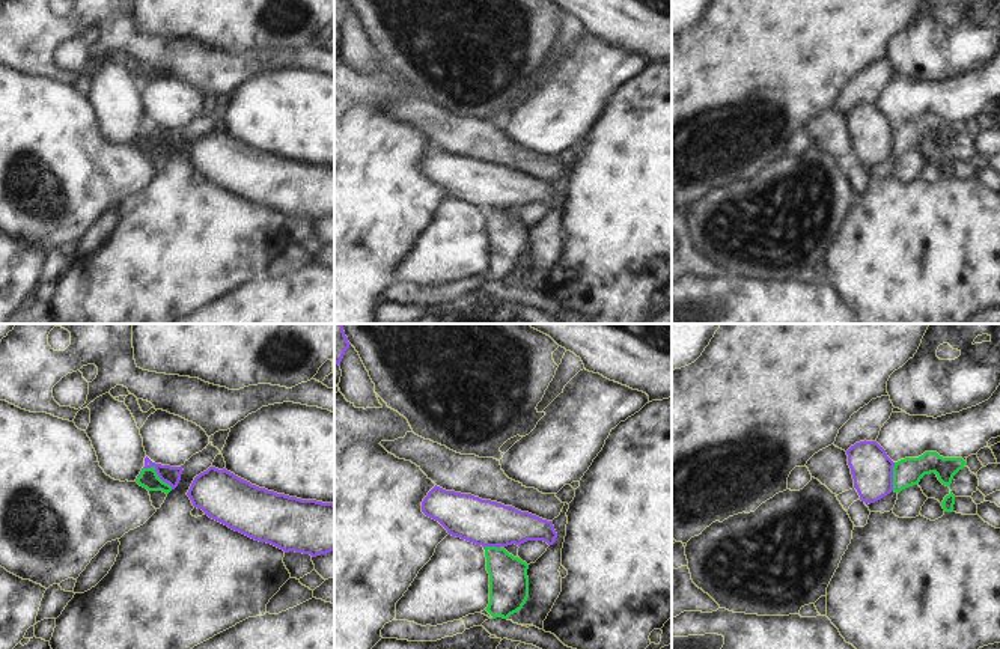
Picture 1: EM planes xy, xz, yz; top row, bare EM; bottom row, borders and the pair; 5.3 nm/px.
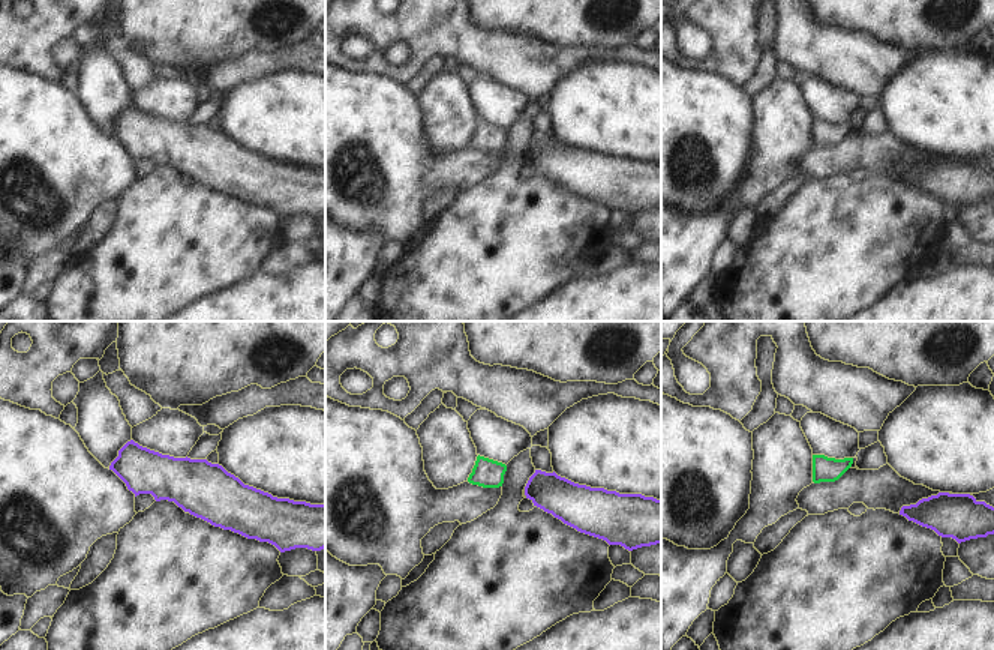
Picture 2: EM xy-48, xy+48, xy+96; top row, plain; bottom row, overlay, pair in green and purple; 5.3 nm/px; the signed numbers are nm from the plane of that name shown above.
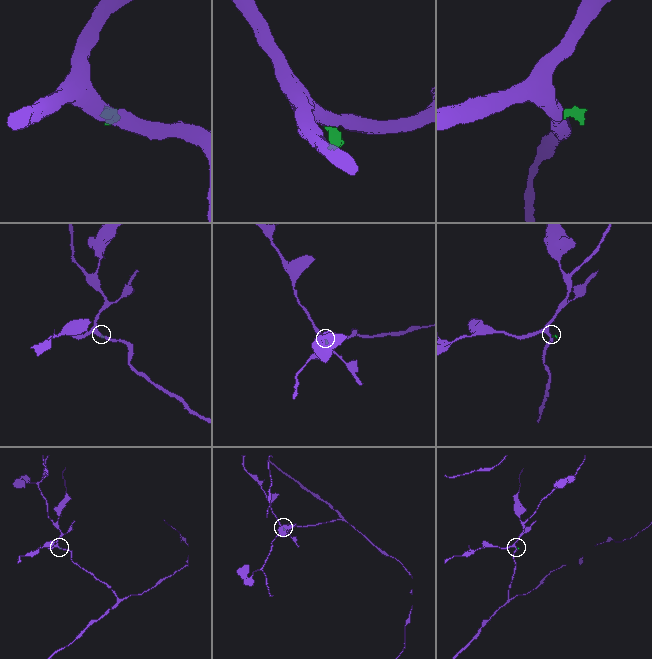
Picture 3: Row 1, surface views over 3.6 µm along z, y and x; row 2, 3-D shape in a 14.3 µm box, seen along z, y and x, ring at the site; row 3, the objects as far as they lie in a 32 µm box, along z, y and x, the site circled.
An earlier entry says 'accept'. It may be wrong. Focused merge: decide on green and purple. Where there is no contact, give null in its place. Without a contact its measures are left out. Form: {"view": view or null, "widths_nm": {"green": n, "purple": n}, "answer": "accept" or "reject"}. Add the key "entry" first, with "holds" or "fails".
{"entry": "fails", "view": "xy", "widths_nm": {"green": 100, "purple": 100}, "answer": "reject"}

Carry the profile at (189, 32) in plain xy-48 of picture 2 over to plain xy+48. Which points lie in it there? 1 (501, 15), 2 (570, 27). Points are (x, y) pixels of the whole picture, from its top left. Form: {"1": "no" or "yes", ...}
{"1": "yes", "2": "yes"}

